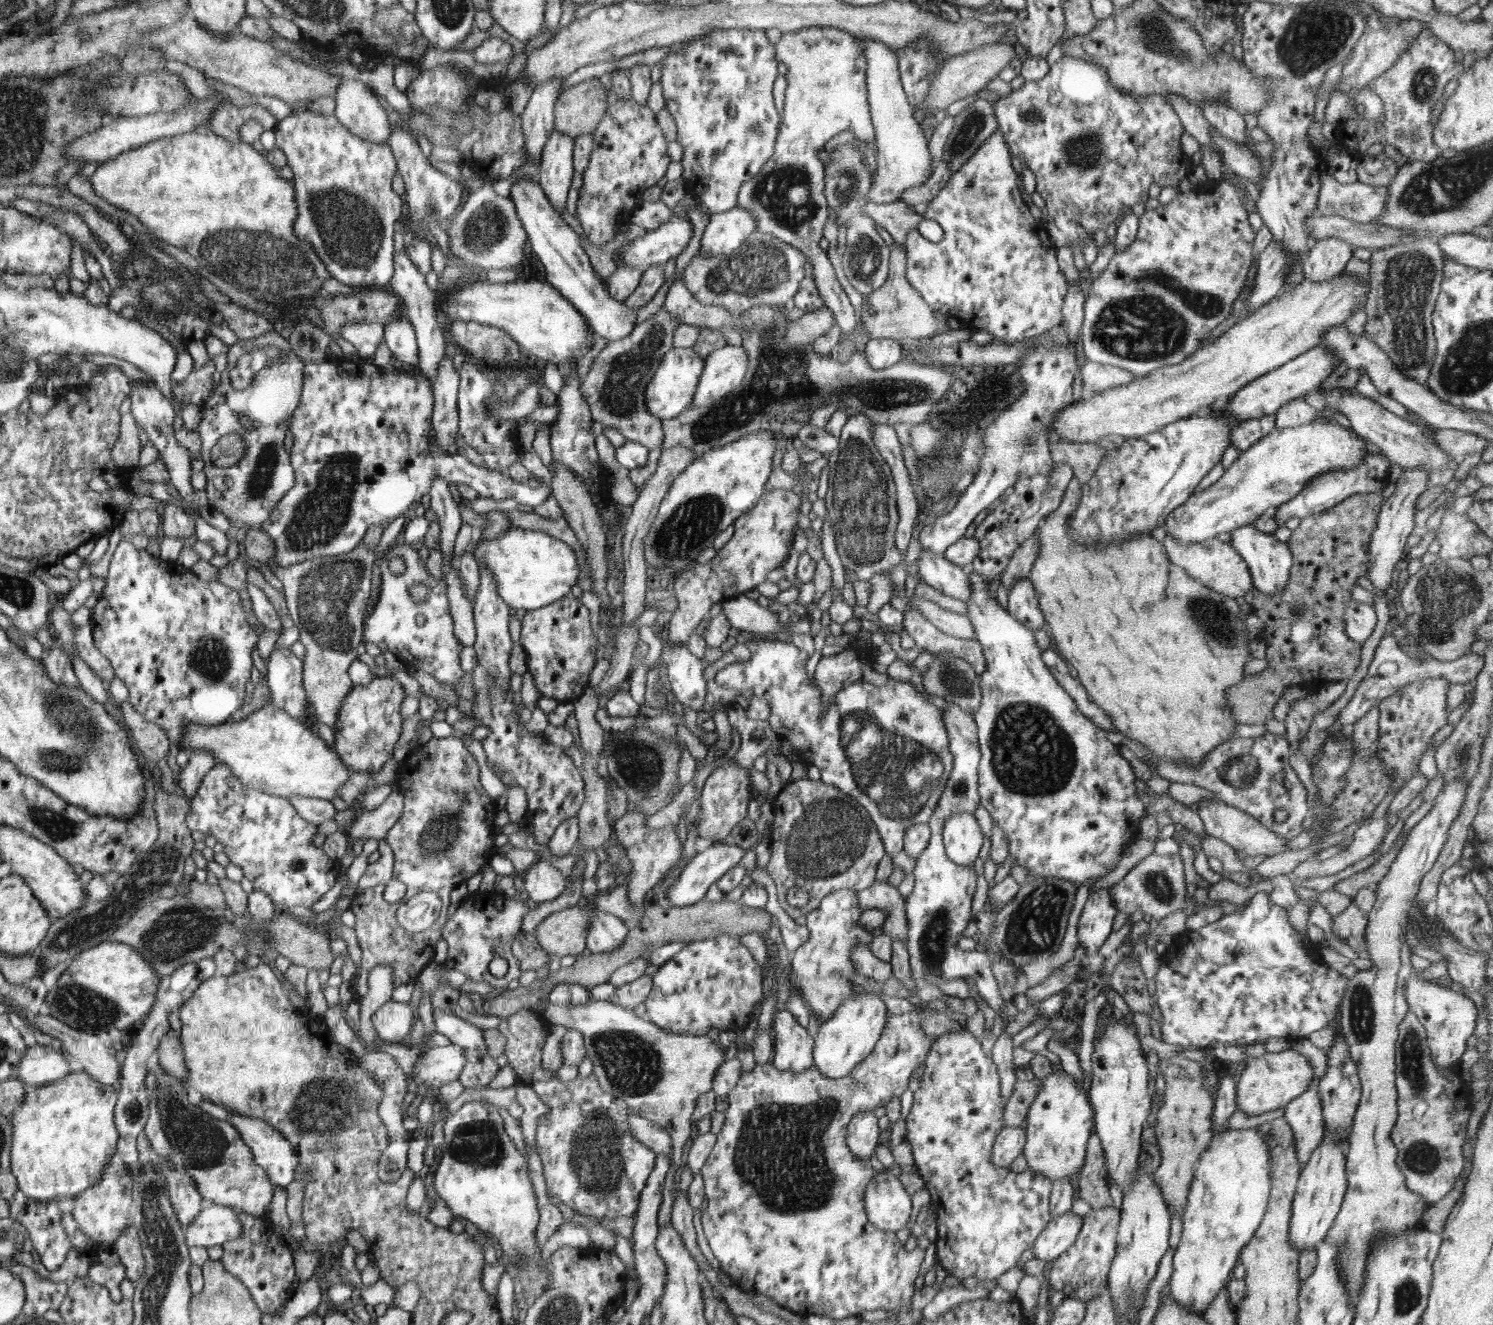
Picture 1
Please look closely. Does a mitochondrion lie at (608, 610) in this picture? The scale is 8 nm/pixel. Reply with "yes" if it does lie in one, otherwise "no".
no

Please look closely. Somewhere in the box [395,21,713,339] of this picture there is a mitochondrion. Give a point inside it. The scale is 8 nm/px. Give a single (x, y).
(485, 228)

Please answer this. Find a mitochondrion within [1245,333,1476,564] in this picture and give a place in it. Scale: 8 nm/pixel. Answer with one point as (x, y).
(1340, 529)

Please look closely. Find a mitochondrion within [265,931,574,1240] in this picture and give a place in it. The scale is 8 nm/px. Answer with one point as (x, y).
(478, 1144)

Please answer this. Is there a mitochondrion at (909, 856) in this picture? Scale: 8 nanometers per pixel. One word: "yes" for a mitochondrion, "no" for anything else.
no

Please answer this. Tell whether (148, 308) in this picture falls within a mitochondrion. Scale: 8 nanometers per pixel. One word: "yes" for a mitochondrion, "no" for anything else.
no

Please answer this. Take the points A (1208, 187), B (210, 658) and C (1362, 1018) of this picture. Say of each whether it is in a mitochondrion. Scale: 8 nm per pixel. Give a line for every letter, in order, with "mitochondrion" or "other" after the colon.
A: other
B: mitochondrion
C: mitochondrion

